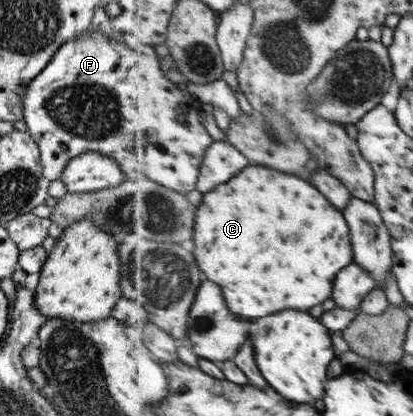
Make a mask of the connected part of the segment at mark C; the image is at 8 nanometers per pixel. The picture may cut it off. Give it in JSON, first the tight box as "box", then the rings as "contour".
{"box":[197,164,355,318],"contour":[[[251,164],[239,176],[235,176],[231,182],[219,186],[213,192],[208,192],[203,198],[205,198],[205,202],[203,202],[203,206],[199,210],[199,218],[197,218],[197,258],[199,258],[199,264],[209,274],[211,280],[215,280],[223,286],[231,310],[243,318],[263,318],[263,316],[271,316],[271,314],[277,314],[277,312],[287,310],[287,308],[311,310],[313,306],[319,306],[325,300],[334,298],[333,292],[335,292],[335,282],[337,282],[339,272],[355,262],[354,239],[351,238],[350,223],[347,222],[345,214],[335,204],[331,204],[329,198],[319,188],[315,188],[311,182],[307,182],[295,174],[285,174],[285,172],[279,172],[275,168]]]}

